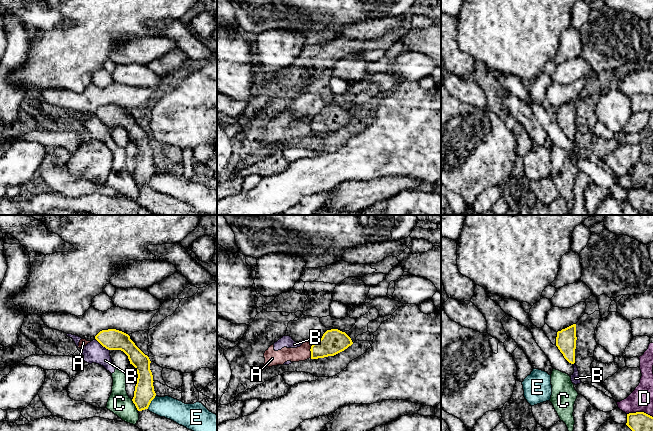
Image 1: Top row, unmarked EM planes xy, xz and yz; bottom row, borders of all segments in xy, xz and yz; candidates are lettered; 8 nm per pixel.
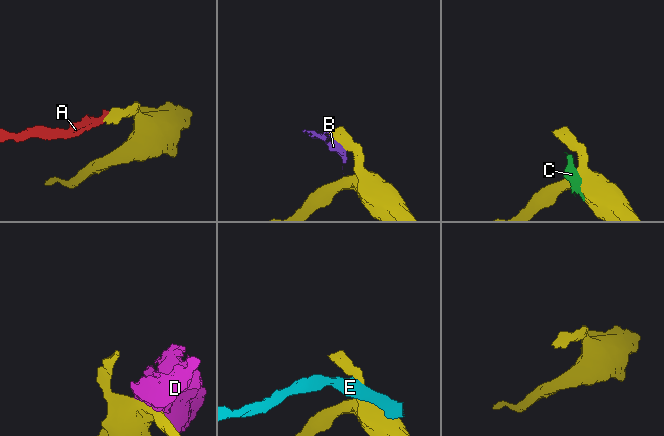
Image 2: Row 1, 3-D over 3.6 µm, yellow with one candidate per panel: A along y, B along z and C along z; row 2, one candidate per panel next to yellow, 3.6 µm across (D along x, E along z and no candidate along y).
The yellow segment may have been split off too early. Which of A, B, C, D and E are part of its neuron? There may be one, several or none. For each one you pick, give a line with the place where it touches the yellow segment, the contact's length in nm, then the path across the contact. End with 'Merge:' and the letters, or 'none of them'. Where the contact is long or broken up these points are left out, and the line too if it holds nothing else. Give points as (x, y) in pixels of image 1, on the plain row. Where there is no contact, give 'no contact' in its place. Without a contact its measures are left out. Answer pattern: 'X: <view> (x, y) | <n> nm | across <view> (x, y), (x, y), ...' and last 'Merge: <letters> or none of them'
Merge: none of them

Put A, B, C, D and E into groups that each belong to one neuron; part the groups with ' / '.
A B C / D / E

